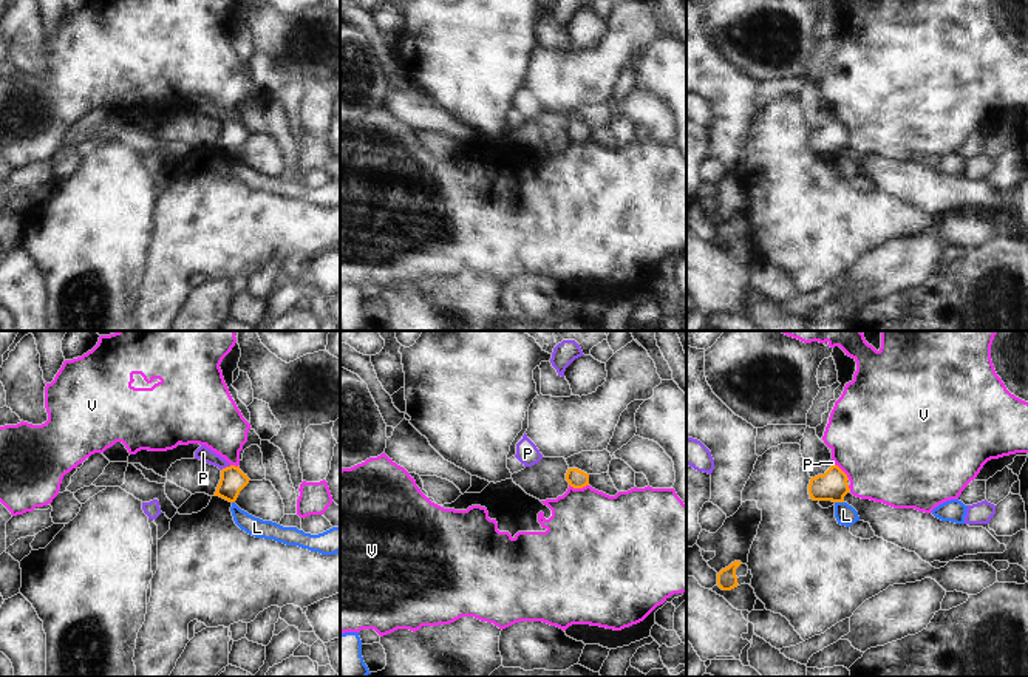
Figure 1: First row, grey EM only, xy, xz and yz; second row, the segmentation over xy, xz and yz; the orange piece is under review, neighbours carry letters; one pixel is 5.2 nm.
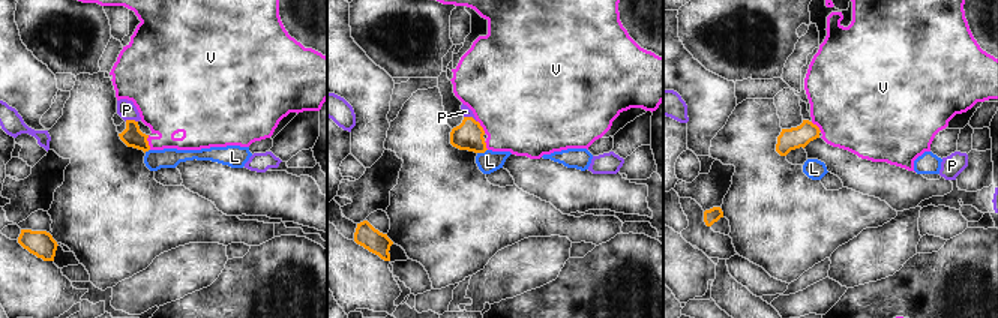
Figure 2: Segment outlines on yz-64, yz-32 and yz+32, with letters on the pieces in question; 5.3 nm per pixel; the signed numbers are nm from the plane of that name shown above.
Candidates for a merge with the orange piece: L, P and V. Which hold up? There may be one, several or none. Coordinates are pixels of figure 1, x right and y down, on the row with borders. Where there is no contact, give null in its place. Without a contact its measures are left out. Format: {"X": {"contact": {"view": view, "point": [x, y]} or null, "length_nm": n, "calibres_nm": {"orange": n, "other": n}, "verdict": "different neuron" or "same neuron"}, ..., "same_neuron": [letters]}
{"L": {"contact": {"view": "yz", "point": [840, 501]}, "length_nm": 50, "calibres_nm": {"orange": 160, "other": 110}, "verdict": "different neuron"}, "P": {"contact": {"view": "xy", "point": [226, 467]}, "length_nm": 60, "calibres_nm": {"orange": 130, "other": 80}, "verdict": "same neuron"}, "V": {"contact": {"view": "xz", "point": [578, 487]}, "length_nm": 100, "calibres_nm": {"orange": 90, "other": 440}, "verdict": "different neuron"}, "same_neuron": ["P"]}

